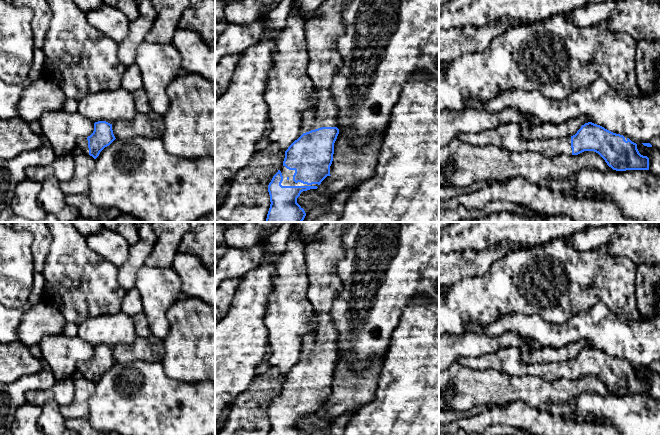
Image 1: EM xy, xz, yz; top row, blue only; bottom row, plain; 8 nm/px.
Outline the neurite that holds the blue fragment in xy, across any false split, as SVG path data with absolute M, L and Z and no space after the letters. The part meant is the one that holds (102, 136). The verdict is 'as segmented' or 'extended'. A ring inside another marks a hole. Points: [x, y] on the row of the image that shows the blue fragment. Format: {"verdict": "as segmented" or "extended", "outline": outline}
{"verdict": "extended", "outline": "M98 121L94 123L94 131L90 136L78 139L78 146L96 159L100 152L115 139L112 124L106 121Z"}

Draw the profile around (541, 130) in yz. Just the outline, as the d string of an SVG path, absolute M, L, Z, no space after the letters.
M585 115L560 124L538 121L532 126L524 125L521 131L521 136L525 141L571 137L577 133L582 125L588 122L591 122L591 120Z

